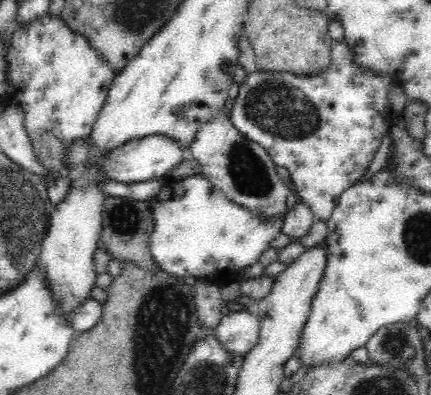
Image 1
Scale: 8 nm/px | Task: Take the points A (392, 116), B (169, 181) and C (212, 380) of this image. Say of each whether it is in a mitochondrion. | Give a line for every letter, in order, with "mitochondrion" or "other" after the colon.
A: other
B: other
C: mitochondrion

